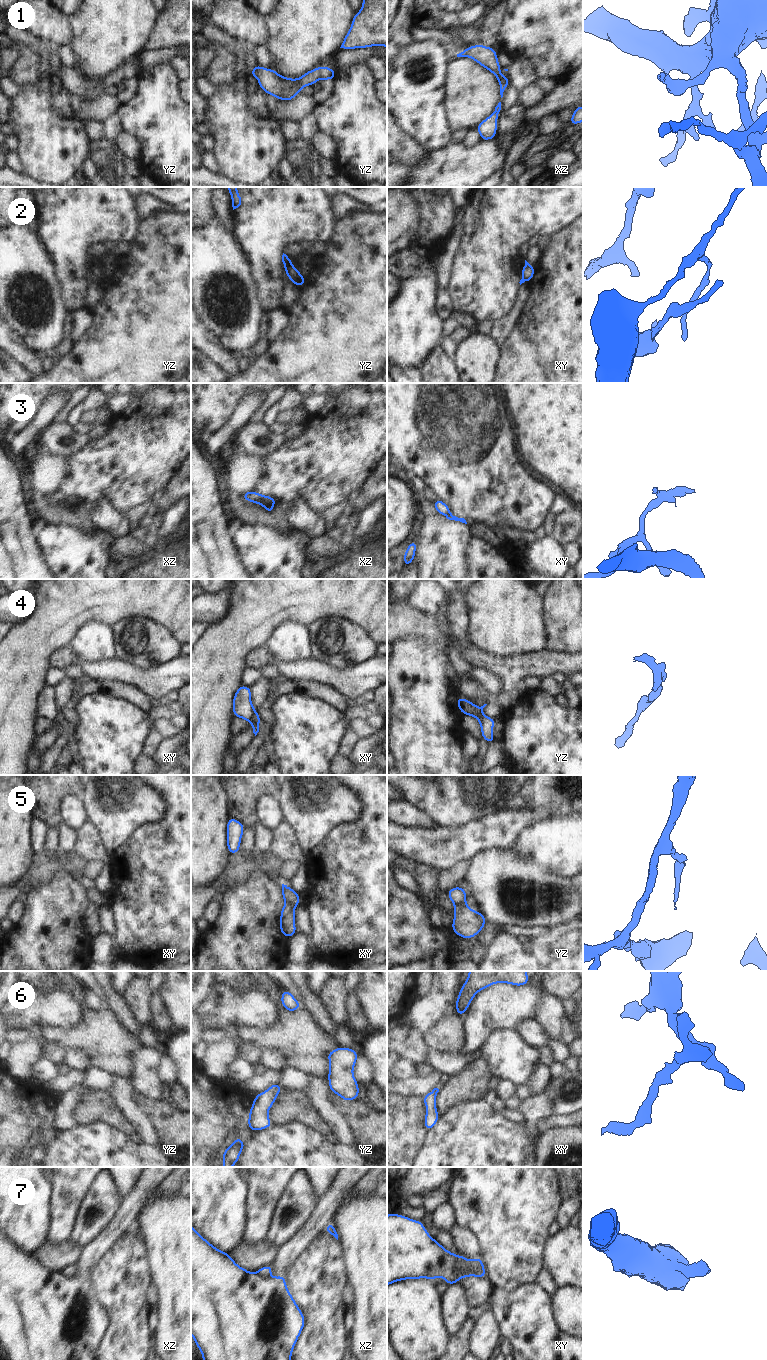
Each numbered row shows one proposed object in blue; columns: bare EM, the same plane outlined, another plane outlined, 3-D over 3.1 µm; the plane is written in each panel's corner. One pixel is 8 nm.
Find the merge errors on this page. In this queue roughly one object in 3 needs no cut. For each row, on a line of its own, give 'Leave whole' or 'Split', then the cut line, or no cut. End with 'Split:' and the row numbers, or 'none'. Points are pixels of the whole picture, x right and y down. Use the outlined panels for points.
1: Leave whole. No split
2: Split. Split along yz (301, 276), (292, 280)
3: Split. Split along xz (252, 501), (263, 500), (272, 505)
4: Split. Split along xy (254, 711), (248, 720)
5: Split. Split along yz (465, 903), (455, 906)
6: Leave whole. No split
7: Split. Split along xy (482, 1264), (475, 1270), (476, 1275)
Split: 2, 3, 4, 5, 7.

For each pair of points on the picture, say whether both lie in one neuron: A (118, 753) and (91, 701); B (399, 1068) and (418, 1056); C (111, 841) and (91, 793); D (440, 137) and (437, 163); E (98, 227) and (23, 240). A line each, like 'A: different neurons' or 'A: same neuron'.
A: same neuron
B: different neurons
C: same neuron
D: different neurons
E: different neurons

